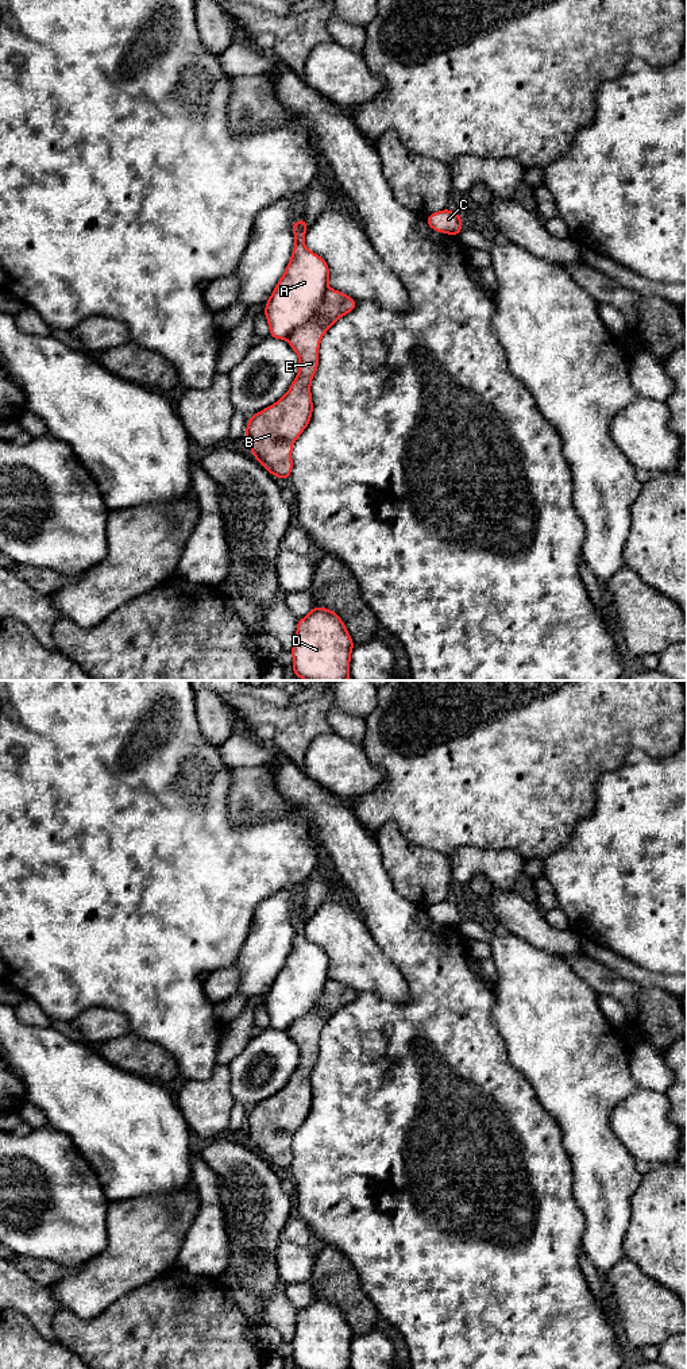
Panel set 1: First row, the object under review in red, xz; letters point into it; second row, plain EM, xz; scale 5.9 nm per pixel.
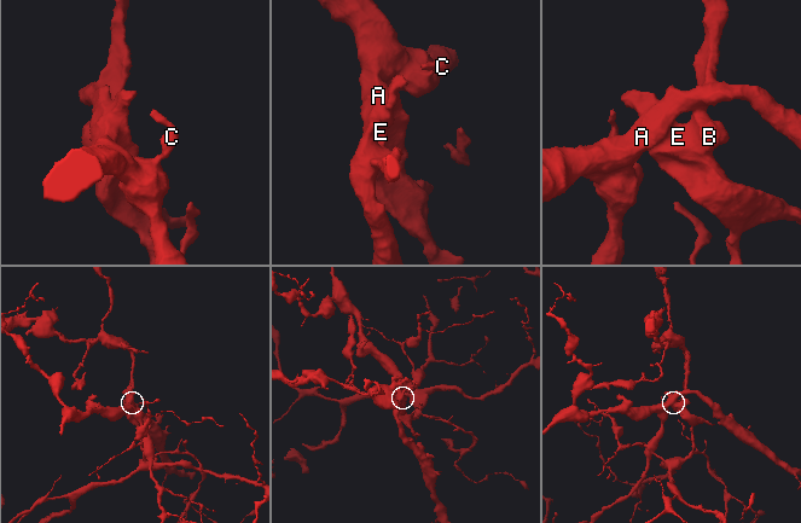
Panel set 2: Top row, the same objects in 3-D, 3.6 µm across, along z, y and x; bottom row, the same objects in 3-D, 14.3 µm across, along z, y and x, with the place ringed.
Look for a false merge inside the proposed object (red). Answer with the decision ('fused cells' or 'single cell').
fused cells

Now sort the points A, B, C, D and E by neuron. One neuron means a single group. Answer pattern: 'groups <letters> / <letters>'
groups A C D / B E

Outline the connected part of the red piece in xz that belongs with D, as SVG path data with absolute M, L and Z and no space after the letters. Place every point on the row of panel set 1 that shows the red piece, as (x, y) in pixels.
M313 606L305 618L297 621L292 667L296 676L305 680L348 680L352 647L354 641L341 618L332 610Z

